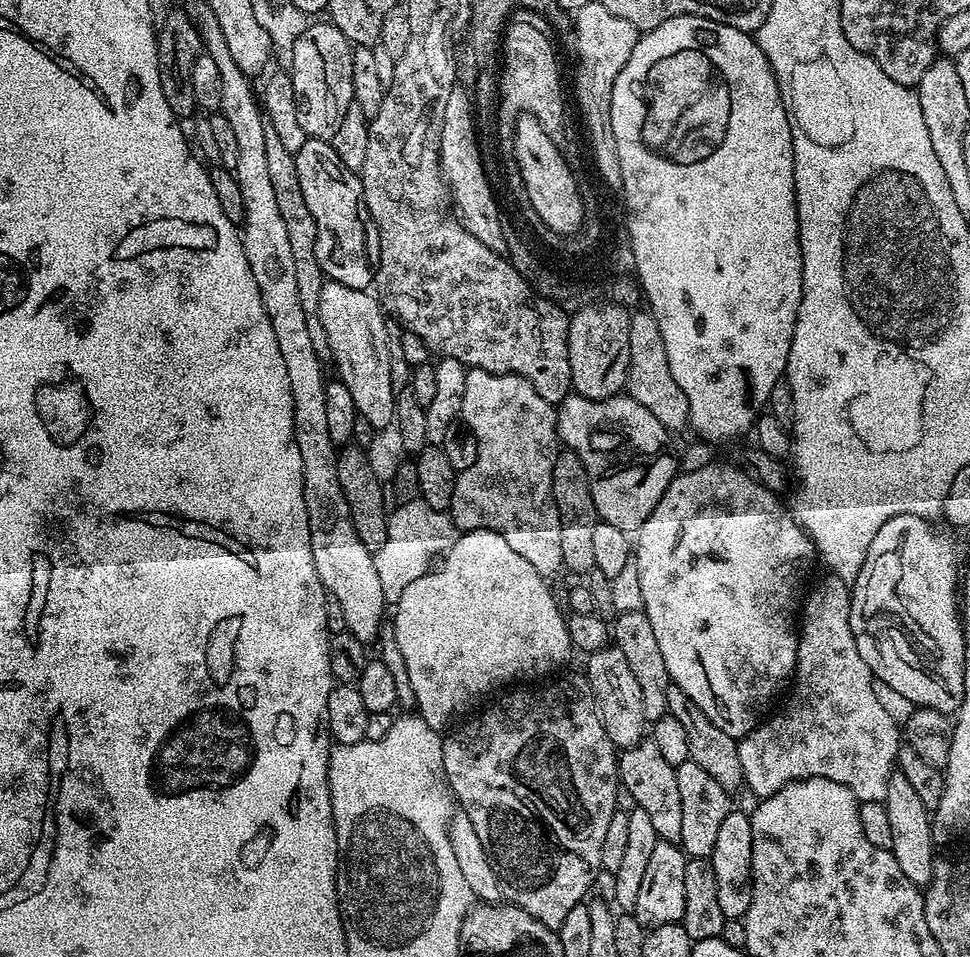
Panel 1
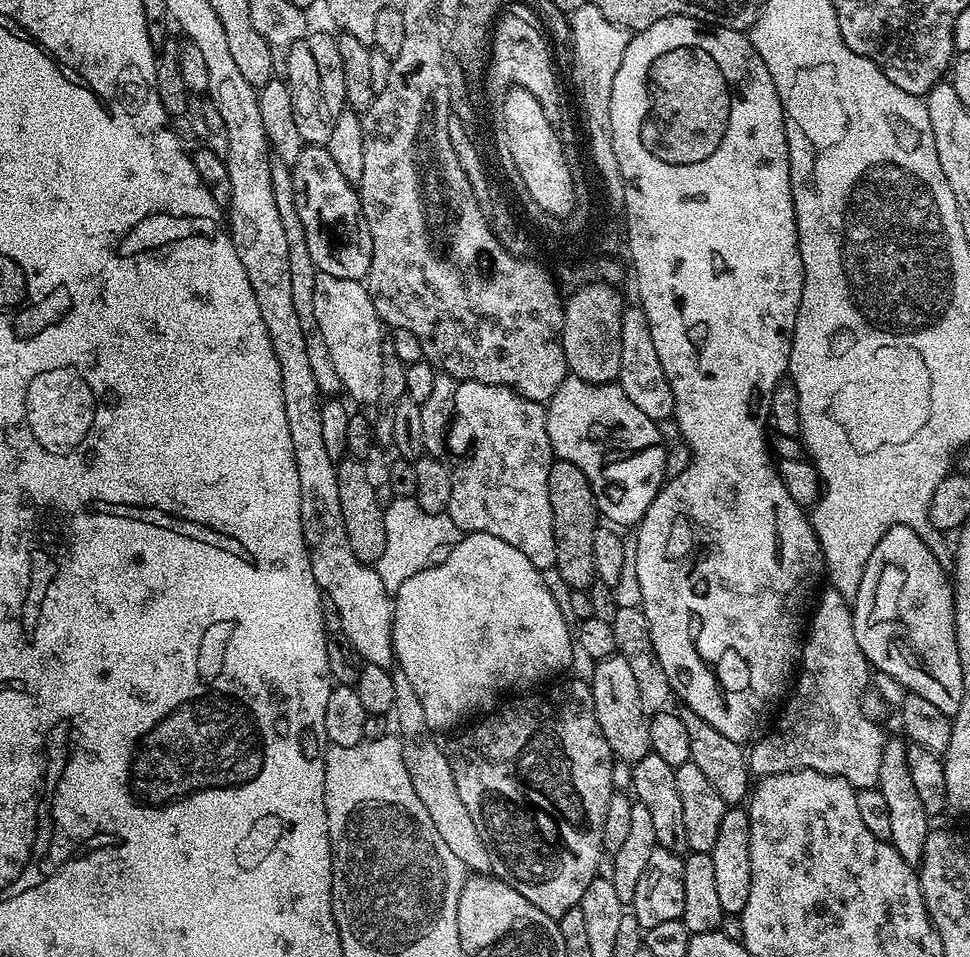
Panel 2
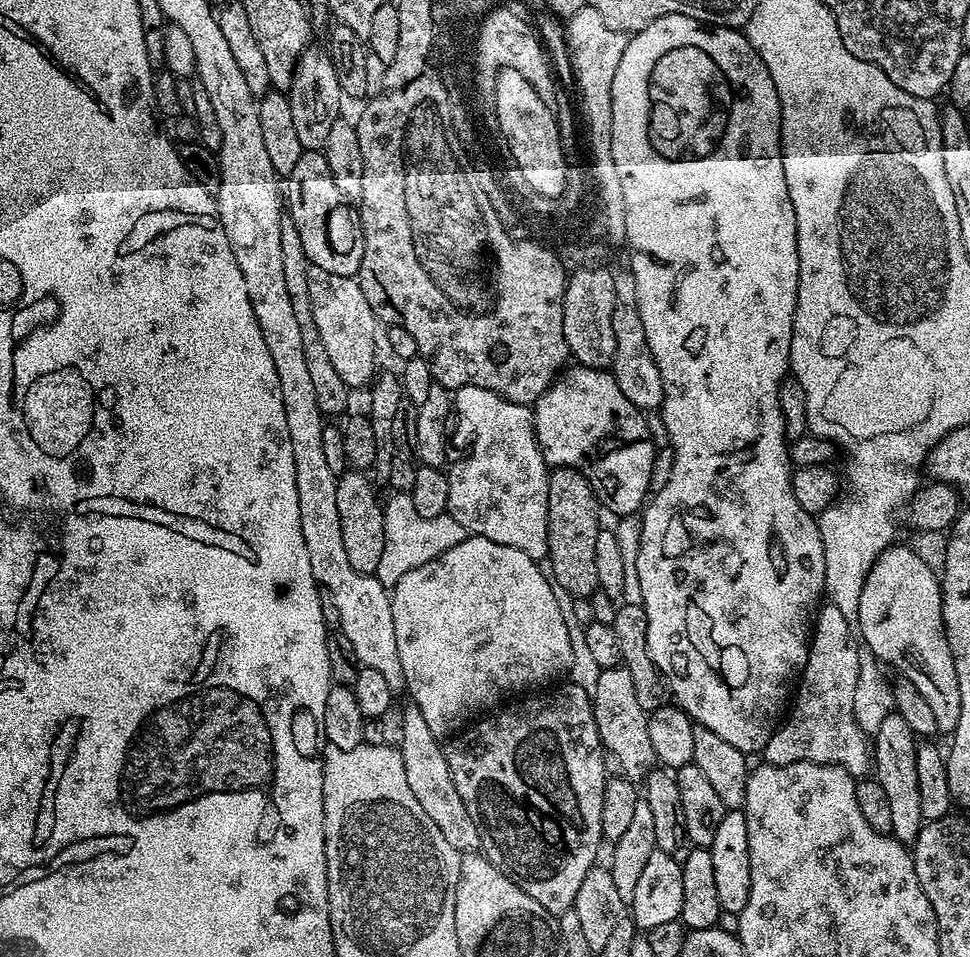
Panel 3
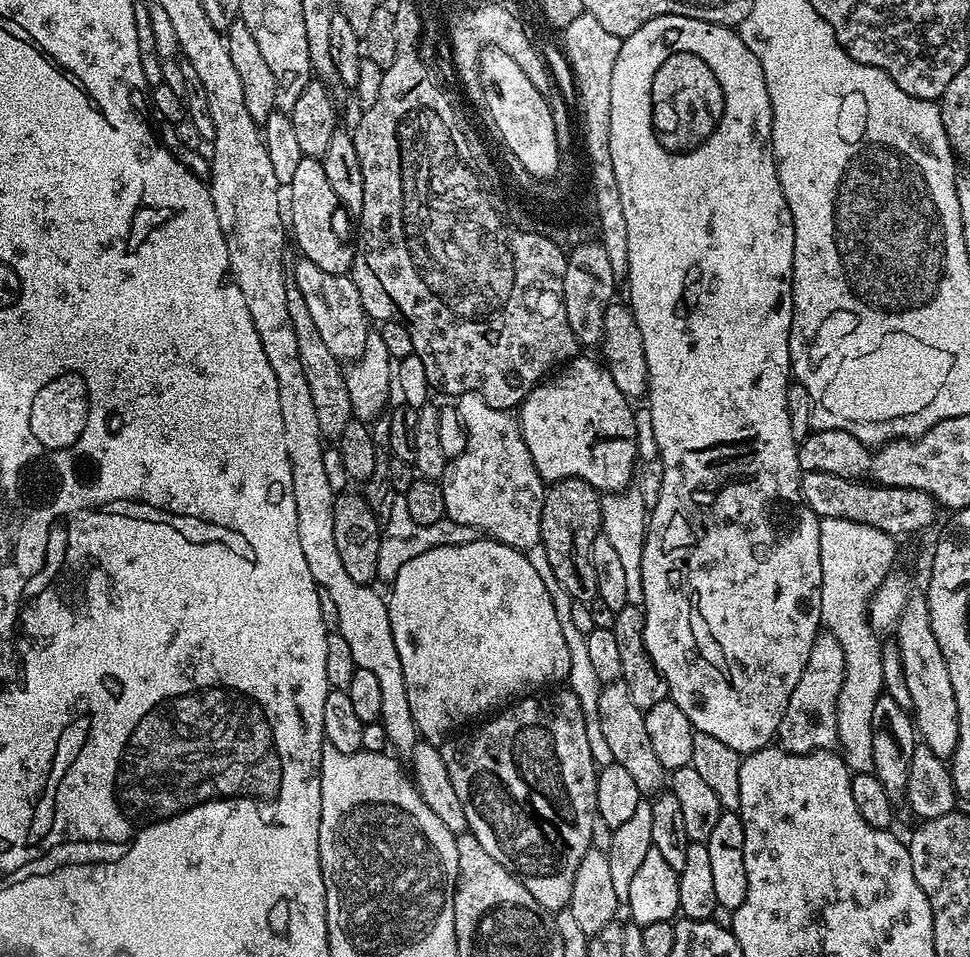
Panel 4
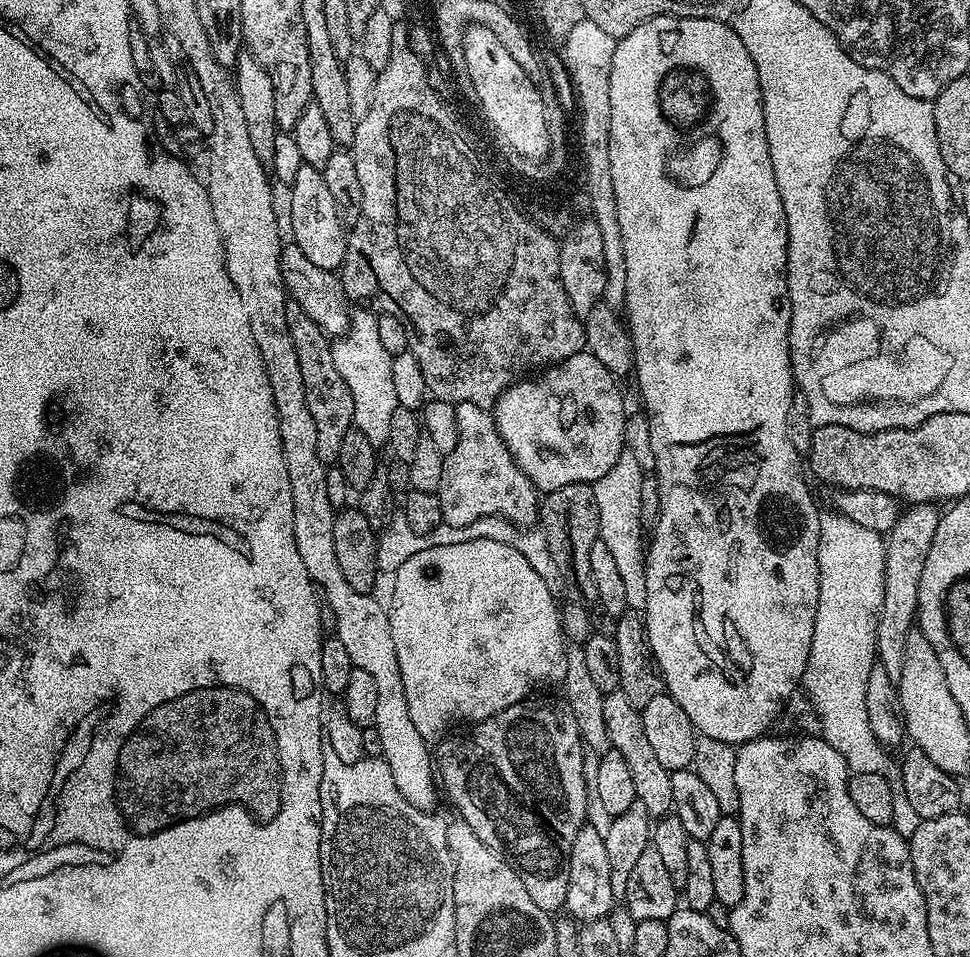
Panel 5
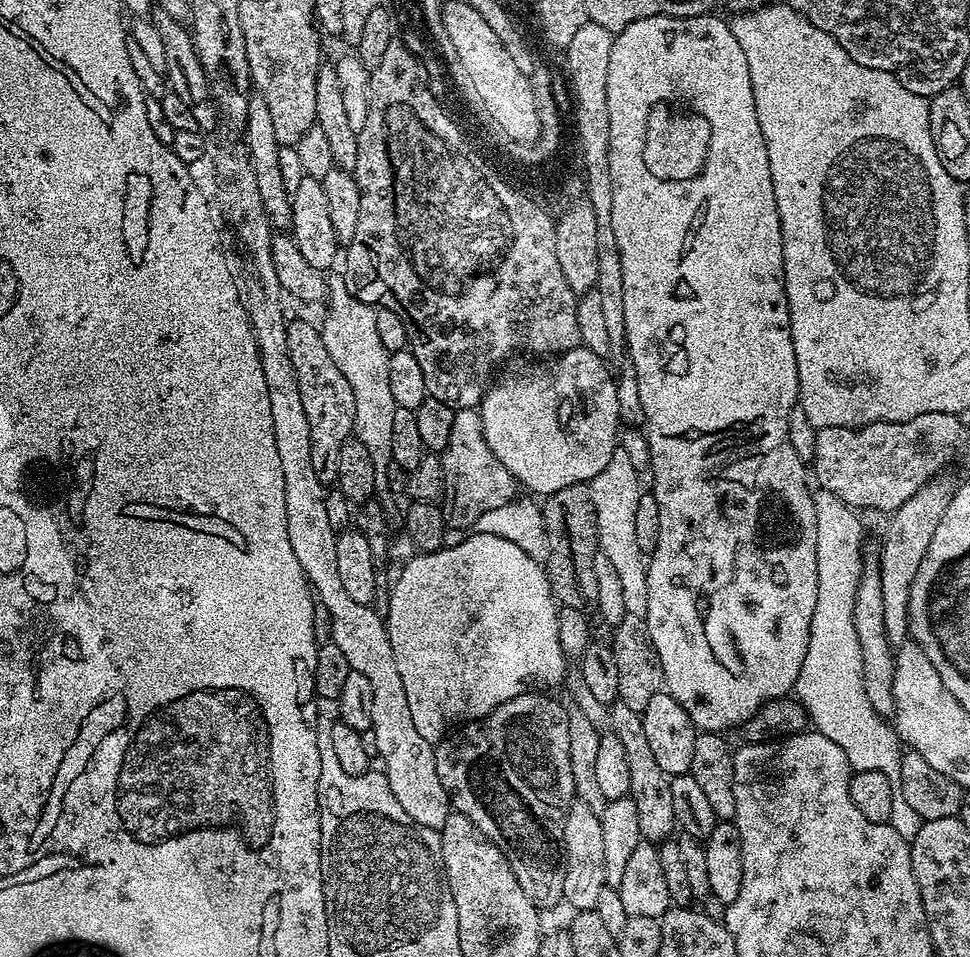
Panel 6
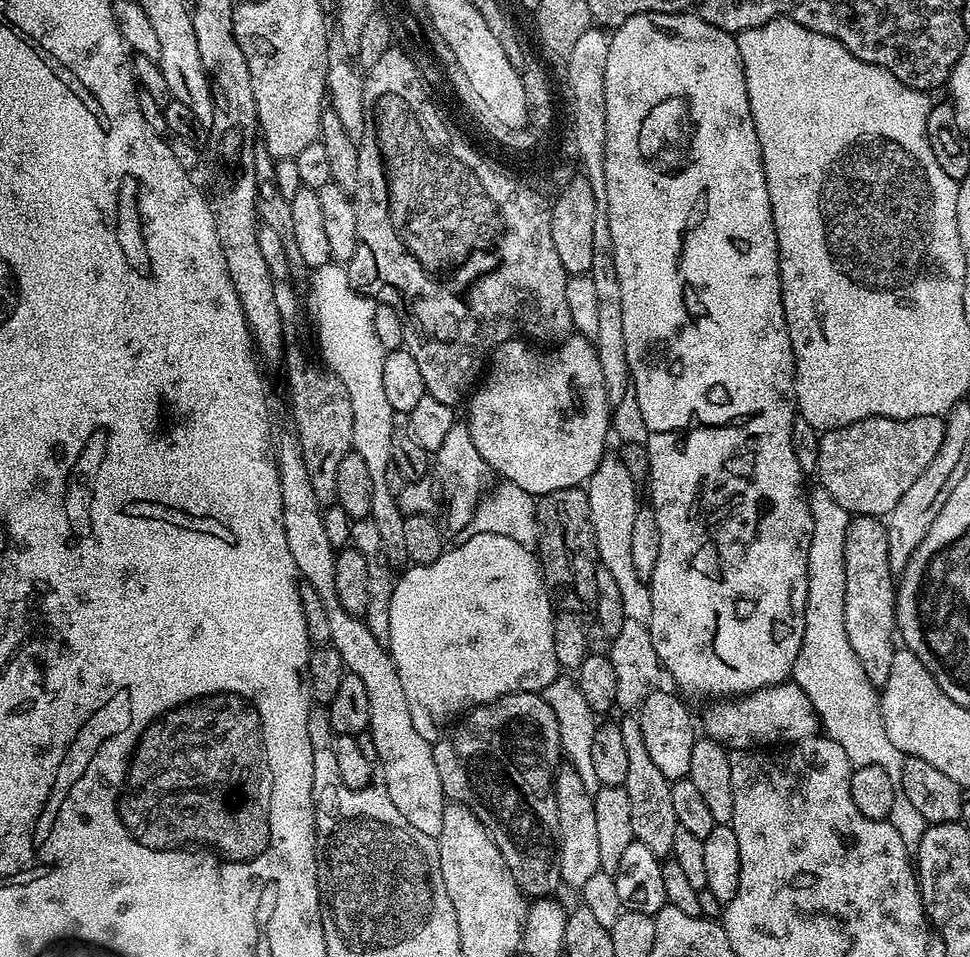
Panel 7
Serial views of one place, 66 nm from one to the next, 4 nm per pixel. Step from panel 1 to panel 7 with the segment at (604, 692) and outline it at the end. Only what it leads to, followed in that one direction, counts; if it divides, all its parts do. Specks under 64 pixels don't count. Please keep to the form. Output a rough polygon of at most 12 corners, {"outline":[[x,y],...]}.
{"outline":[[635,715],[626,742],[632,839],[671,857],[672,781],[654,766]]}

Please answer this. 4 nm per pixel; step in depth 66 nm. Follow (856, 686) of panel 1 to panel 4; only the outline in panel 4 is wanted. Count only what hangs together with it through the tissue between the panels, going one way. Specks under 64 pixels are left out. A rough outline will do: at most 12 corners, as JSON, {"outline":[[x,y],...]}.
{"outline":[[817,636],[782,714],[779,747],[837,747],[842,646]]}

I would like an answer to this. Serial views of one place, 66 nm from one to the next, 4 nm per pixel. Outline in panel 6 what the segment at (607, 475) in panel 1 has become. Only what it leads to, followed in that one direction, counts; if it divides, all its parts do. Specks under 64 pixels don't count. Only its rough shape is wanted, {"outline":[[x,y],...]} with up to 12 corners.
{"outline":[[605,357],[505,367],[478,411],[521,489],[589,482],[618,447]]}

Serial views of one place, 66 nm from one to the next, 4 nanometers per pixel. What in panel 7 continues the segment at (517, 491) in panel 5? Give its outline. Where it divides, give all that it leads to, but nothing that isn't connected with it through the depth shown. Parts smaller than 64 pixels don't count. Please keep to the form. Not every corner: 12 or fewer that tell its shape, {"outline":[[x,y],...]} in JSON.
{"outline":[[467,423],[450,426],[434,453],[442,528],[474,518],[489,466]]}

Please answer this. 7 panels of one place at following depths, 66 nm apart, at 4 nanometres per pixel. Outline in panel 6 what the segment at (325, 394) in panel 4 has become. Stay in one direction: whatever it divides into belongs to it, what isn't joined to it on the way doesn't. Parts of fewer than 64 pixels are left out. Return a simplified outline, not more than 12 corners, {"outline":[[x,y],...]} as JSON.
{"outline":[[288,320],[286,350],[306,422],[310,458],[336,484],[354,432],[354,390],[323,331]]}

